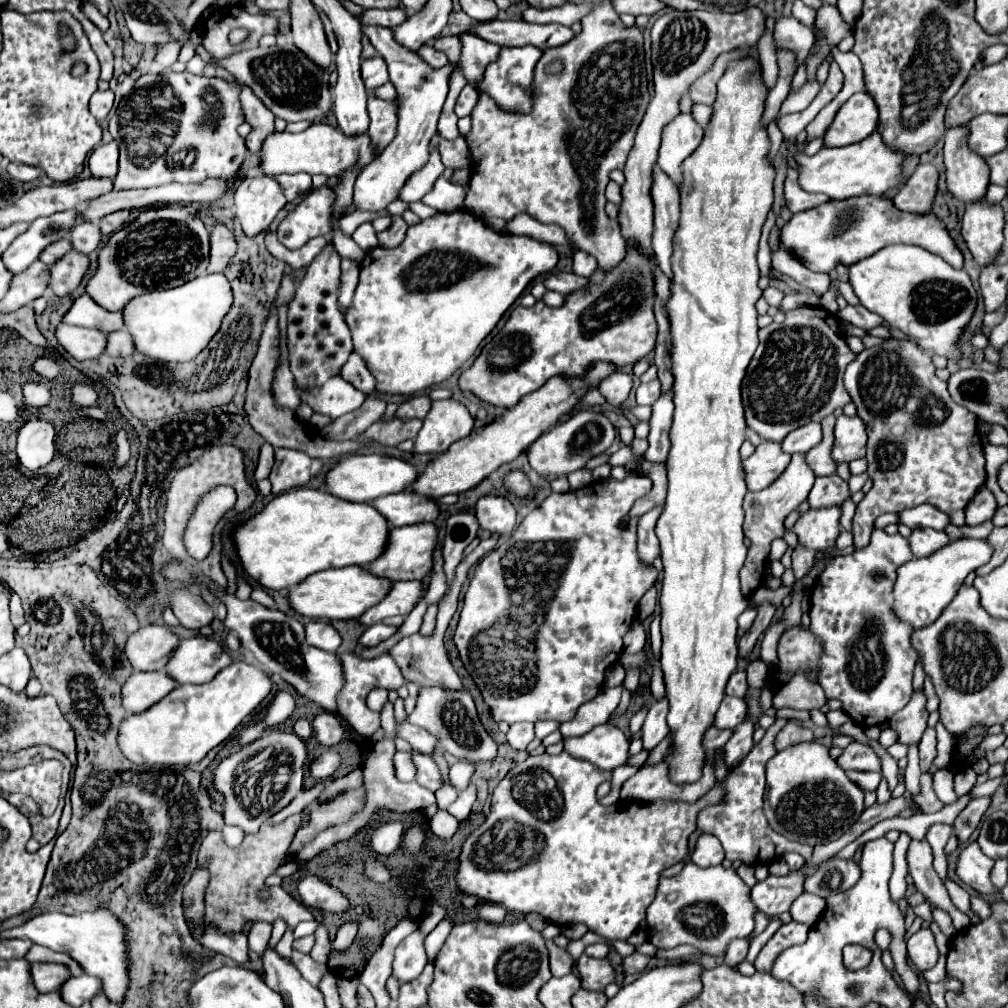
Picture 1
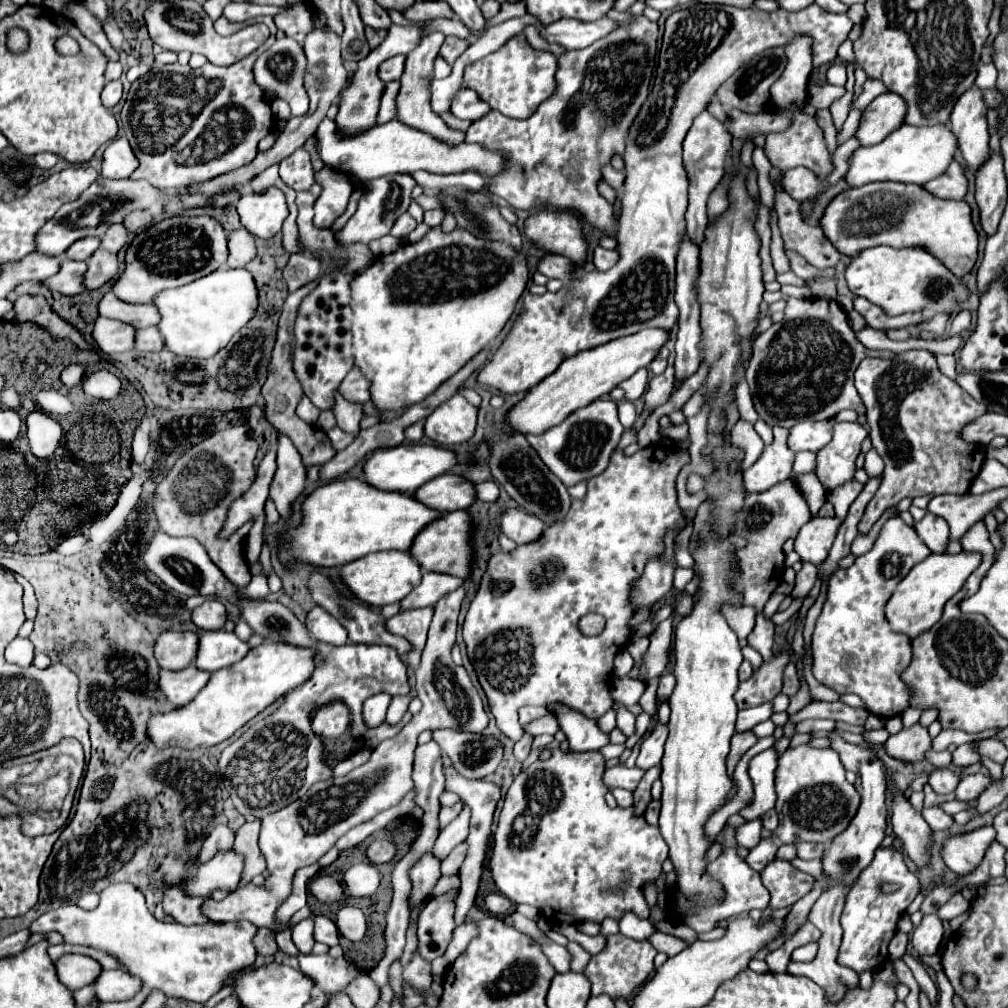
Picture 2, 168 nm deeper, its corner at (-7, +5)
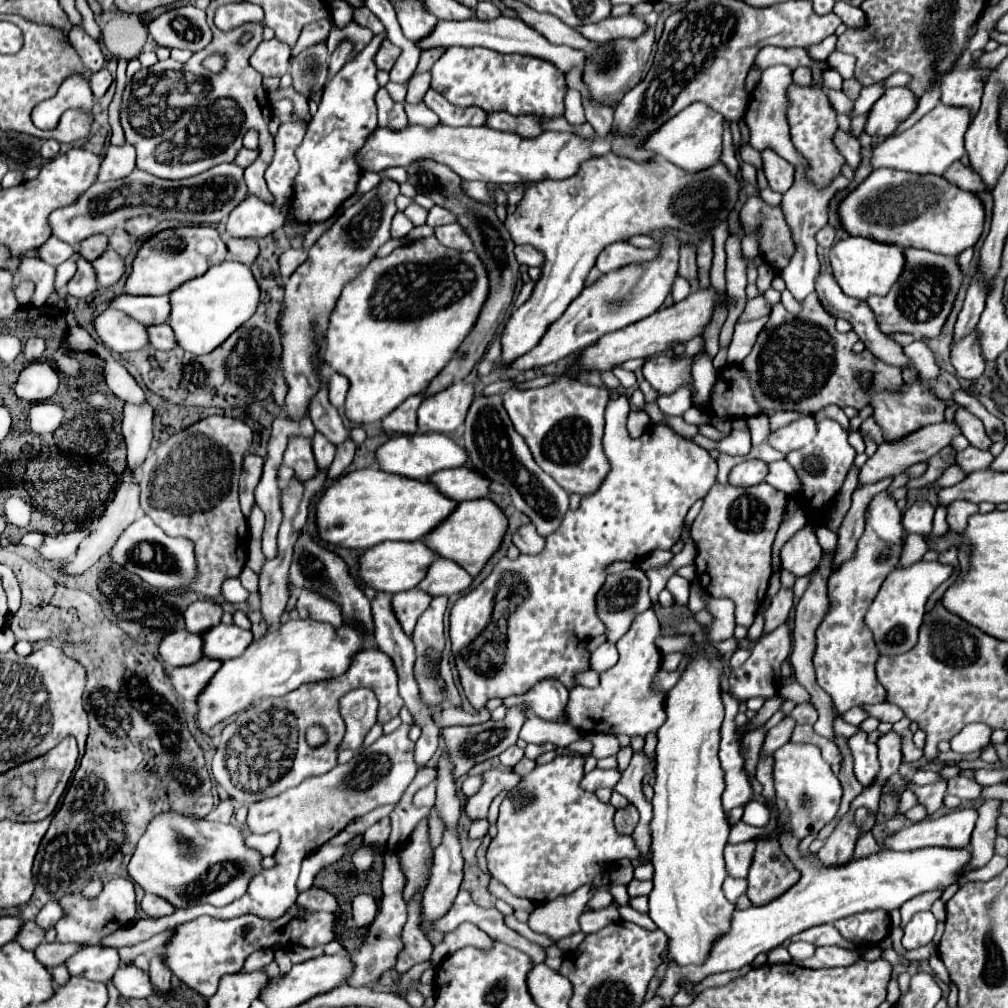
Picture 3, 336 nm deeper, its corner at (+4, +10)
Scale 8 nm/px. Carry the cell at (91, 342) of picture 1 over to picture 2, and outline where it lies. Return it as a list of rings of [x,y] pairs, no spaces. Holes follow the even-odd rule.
[[[99,317],[95,321],[93,339],[97,341],[97,347],[107,355],[131,351],[135,345],[135,327],[115,319]]]

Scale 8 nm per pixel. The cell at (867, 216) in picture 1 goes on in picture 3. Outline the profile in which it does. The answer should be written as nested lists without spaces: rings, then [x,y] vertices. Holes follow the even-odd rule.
[[[880,168],[840,202],[838,218],[840,228],[850,236],[864,236],[900,248],[932,250],[956,258],[978,242],[984,224],[984,208],[972,192],[960,190],[940,176]]]

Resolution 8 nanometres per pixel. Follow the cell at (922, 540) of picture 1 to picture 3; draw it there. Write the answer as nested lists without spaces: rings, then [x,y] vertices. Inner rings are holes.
[[[914,502],[902,518],[902,526],[910,534],[922,534],[928,536],[932,532],[932,518],[934,518],[934,506],[930,502]]]

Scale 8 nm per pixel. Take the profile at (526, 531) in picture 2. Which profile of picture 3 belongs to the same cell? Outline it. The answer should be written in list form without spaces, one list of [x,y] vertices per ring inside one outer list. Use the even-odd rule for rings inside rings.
[[[524,524],[520,526],[514,536],[512,536],[512,542],[516,544],[516,548],[522,552],[522,554],[538,554],[542,548],[544,548],[544,538],[540,534],[536,534],[536,528],[530,524]]]

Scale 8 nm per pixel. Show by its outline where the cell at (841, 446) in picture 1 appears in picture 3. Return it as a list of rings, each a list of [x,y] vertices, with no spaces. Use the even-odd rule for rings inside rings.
[[[822,420],[818,422],[818,434],[816,438],[800,448],[800,450],[794,450],[786,456],[786,460],[792,464],[792,468],[796,470],[798,478],[802,480],[804,484],[804,492],[802,492],[802,504],[808,508],[808,510],[828,510],[830,508],[830,502],[834,500],[834,496],[838,494],[840,486],[844,484],[844,478],[854,462],[854,448],[848,444],[848,434],[846,430],[834,422],[834,420]]]

